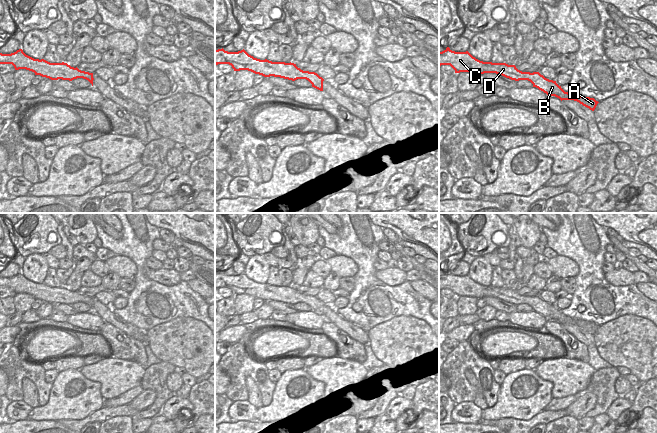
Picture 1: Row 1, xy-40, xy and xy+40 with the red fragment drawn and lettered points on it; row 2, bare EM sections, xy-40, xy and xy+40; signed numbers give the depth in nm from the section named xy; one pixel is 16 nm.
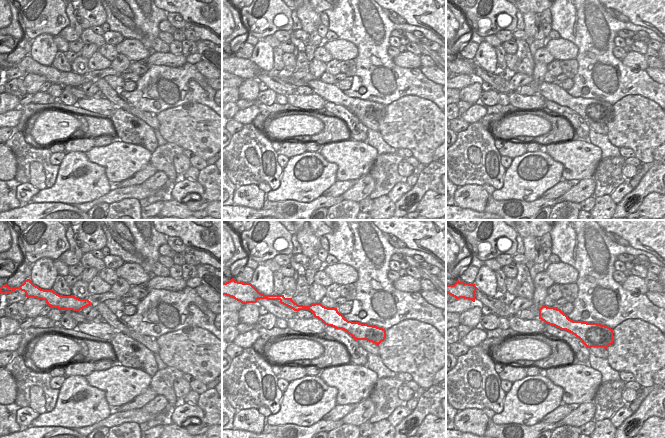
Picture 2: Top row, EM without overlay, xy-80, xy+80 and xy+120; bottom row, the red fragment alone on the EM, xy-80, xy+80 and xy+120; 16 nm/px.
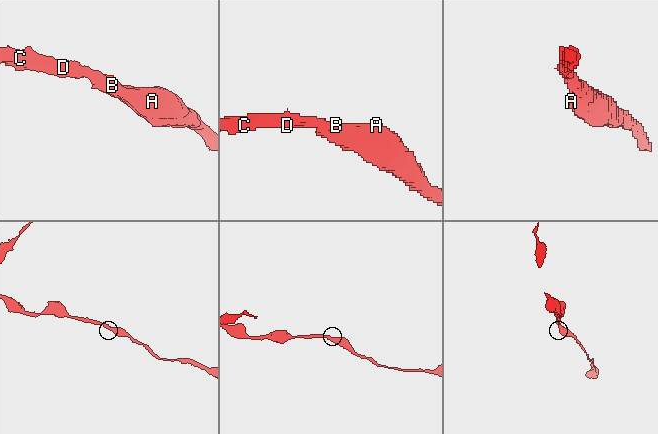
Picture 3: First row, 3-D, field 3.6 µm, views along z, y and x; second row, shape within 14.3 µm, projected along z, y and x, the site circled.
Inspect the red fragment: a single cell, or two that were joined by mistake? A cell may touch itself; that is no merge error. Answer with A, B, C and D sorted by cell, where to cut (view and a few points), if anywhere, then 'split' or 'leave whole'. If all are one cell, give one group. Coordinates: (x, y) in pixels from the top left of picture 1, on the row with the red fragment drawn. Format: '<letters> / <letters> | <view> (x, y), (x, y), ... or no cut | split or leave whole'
A B C D | no cut | leave whole

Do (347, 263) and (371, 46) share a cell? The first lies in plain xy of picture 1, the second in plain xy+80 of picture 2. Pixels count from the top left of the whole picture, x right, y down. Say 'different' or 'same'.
different

